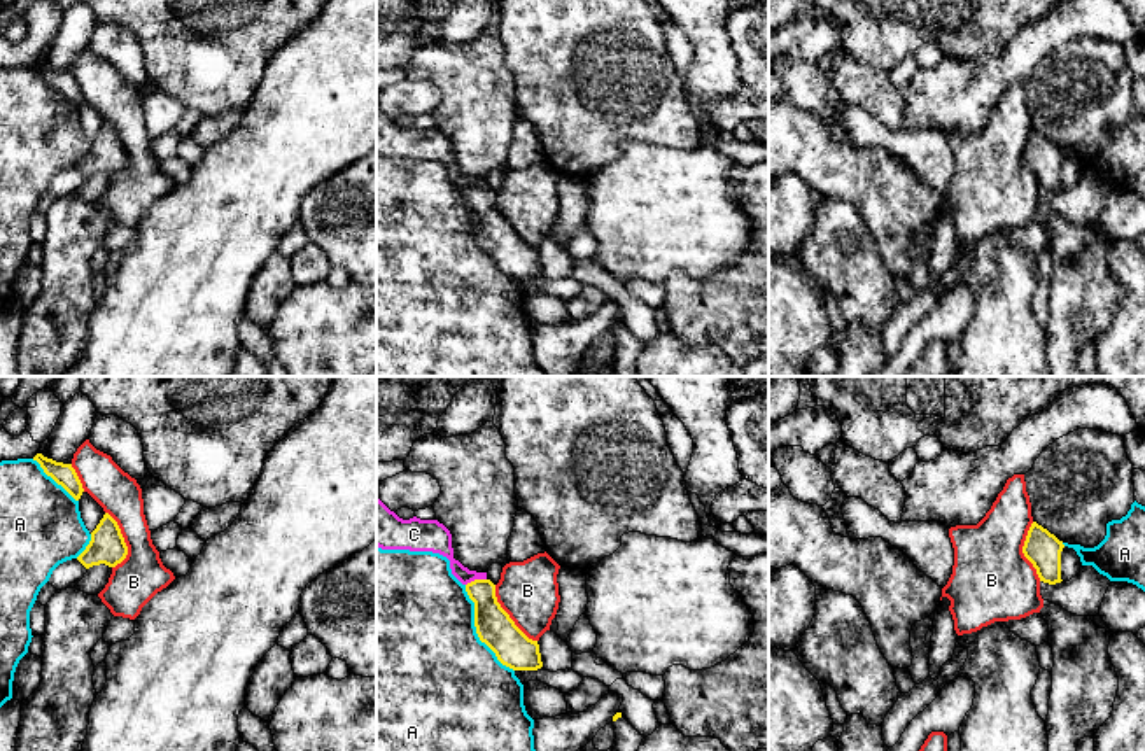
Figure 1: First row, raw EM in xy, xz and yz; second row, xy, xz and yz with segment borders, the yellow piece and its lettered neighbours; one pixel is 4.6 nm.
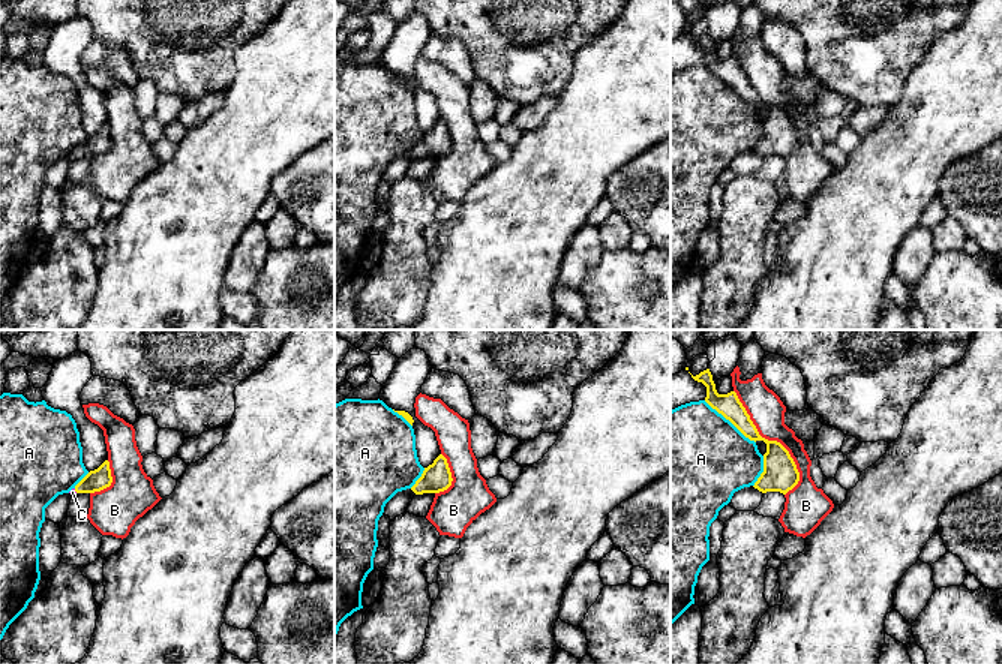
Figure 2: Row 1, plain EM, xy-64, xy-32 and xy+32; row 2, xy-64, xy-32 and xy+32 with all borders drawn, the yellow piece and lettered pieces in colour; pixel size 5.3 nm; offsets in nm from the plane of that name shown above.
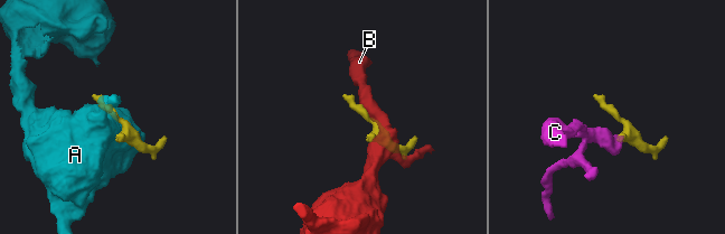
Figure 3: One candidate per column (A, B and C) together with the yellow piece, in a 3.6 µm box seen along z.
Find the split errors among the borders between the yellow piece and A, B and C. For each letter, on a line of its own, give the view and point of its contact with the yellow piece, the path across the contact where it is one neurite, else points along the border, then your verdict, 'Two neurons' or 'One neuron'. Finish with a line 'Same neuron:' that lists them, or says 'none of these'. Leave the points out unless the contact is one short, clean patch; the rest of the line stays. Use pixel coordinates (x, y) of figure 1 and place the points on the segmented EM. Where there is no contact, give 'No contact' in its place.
A: Touches yellow at xz (477, 631). Two neurons
B: Touches yellow at xz (508, 615). Two neurons
C: Touches yellow at xz (475, 580). Path across: xz (494, 627), (484, 594), (475, 580), (454, 564), (438, 540). One neuron
Same neuron: C

